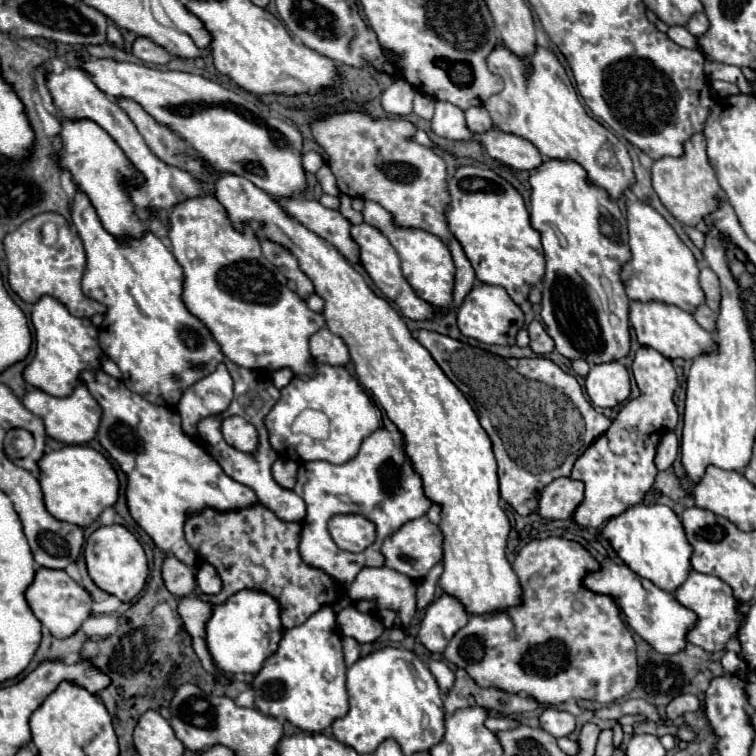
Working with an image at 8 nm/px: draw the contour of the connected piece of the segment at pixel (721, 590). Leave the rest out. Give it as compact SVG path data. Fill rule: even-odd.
M692 570L688 580L674 592L674 596L680 604L684 604L686 608L690 608L698 614L696 628L688 634L690 644L700 646L708 652L722 652L726 648L726 644L738 634L742 620L744 620L744 614L740 612L742 602L738 602L734 598L732 588L726 582L722 582L720 578Z

